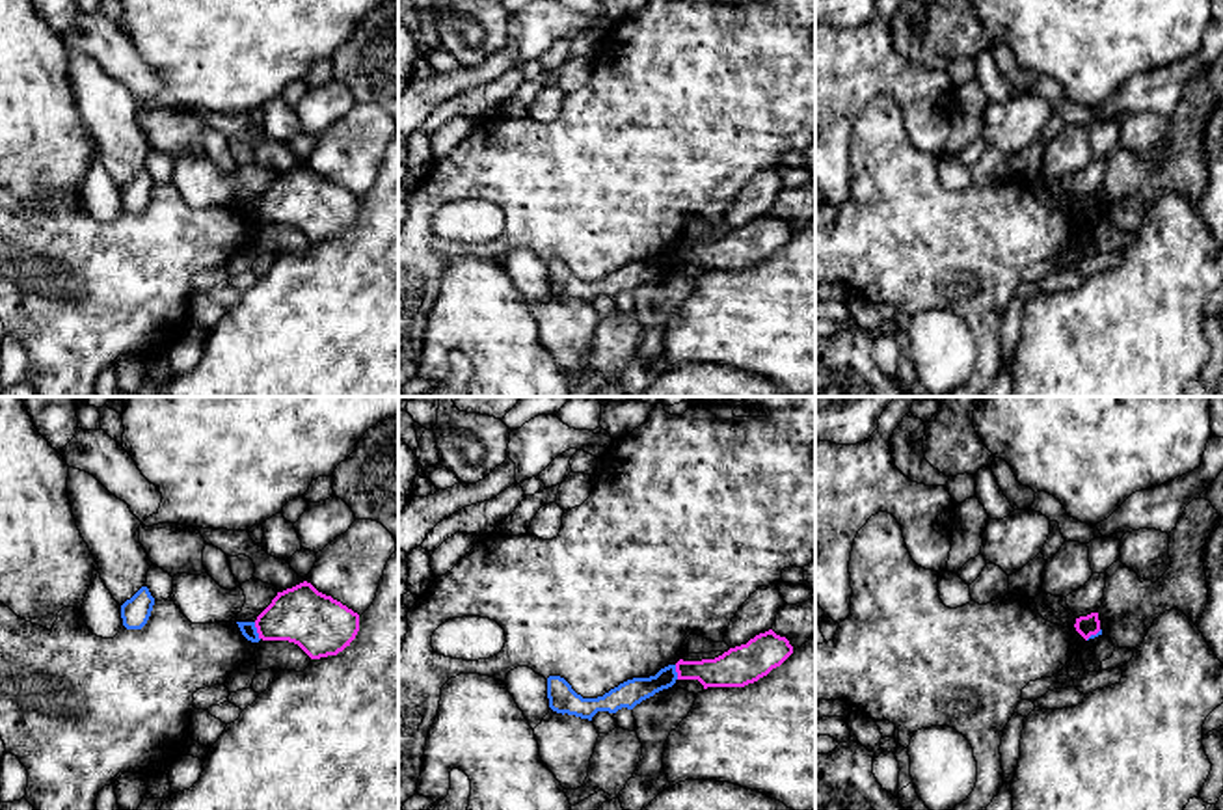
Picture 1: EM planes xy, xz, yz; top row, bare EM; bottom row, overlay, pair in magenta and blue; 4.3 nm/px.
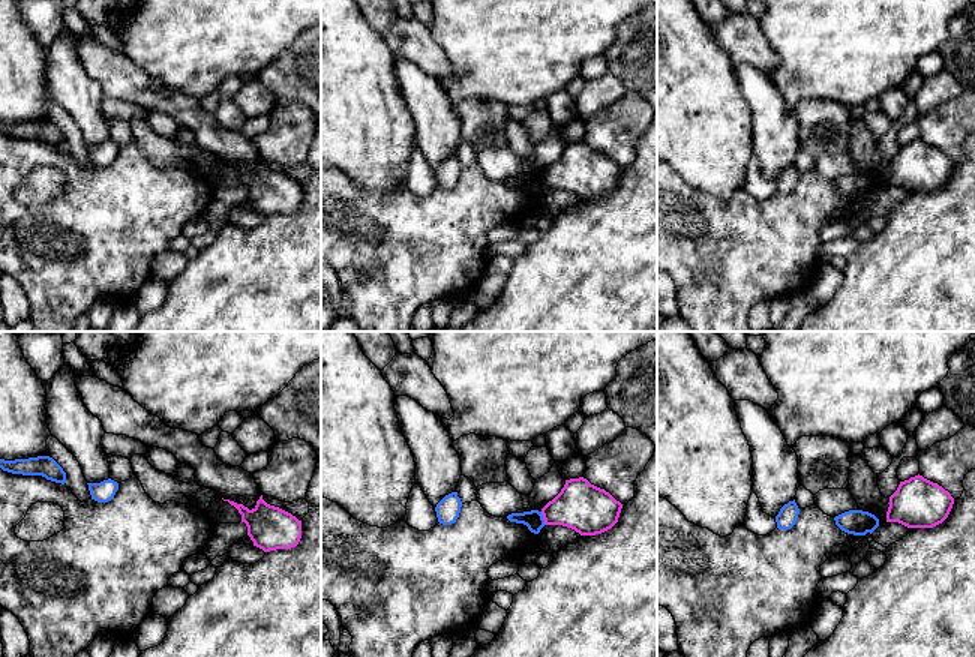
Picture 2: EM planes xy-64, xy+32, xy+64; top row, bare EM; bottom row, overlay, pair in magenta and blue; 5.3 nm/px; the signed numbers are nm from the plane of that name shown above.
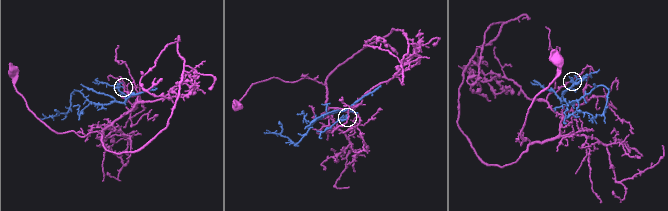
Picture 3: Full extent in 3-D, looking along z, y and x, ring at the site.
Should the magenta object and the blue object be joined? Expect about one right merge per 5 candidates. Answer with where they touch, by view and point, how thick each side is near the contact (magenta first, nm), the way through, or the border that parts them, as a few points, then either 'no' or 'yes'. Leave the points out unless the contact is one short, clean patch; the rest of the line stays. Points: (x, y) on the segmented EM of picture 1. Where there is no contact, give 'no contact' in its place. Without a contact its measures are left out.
meets magenta in xy at (257, 632); 260 nm thick on the magenta side, 70 nm on the other; border along xy (254, 622), (259, 639); no

